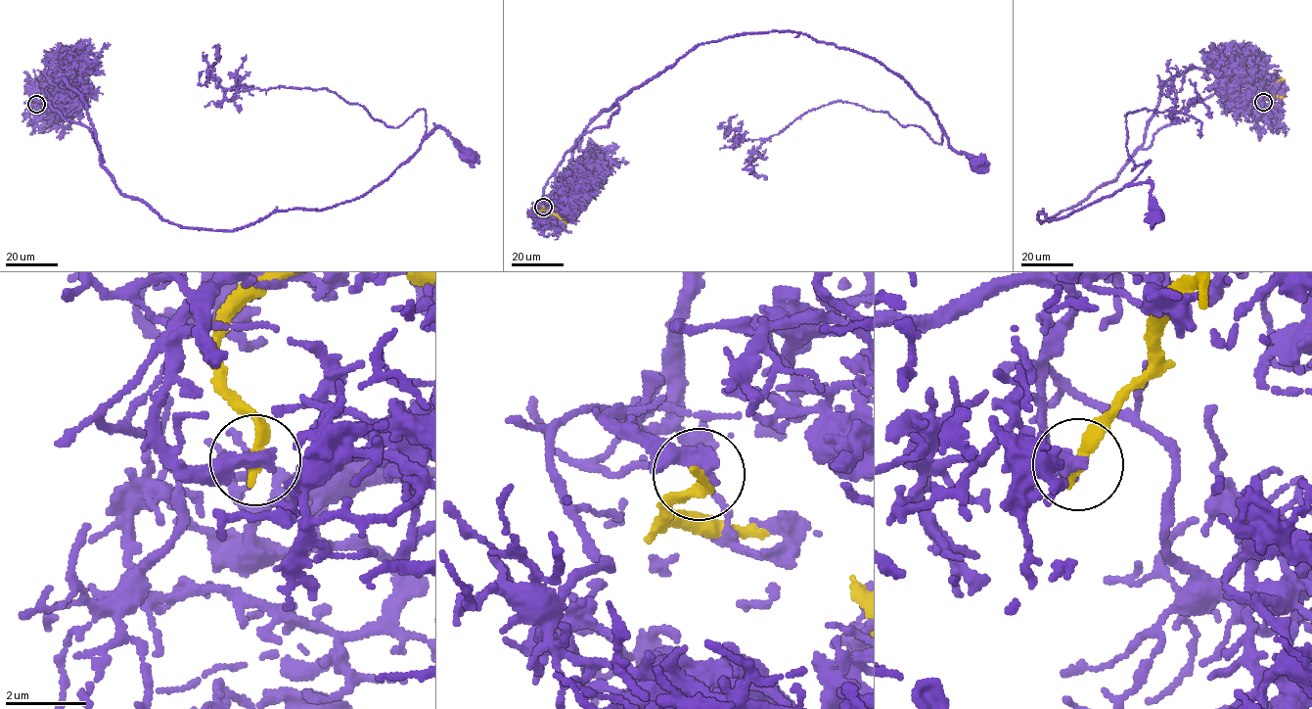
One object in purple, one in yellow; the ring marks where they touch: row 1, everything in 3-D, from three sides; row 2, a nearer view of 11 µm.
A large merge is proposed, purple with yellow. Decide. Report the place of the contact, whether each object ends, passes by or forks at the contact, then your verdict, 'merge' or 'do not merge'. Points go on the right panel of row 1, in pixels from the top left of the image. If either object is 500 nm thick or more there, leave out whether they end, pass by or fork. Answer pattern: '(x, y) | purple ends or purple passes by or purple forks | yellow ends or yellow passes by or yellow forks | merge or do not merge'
(1263, 102) | purple ends | yellow ends | do not merge

